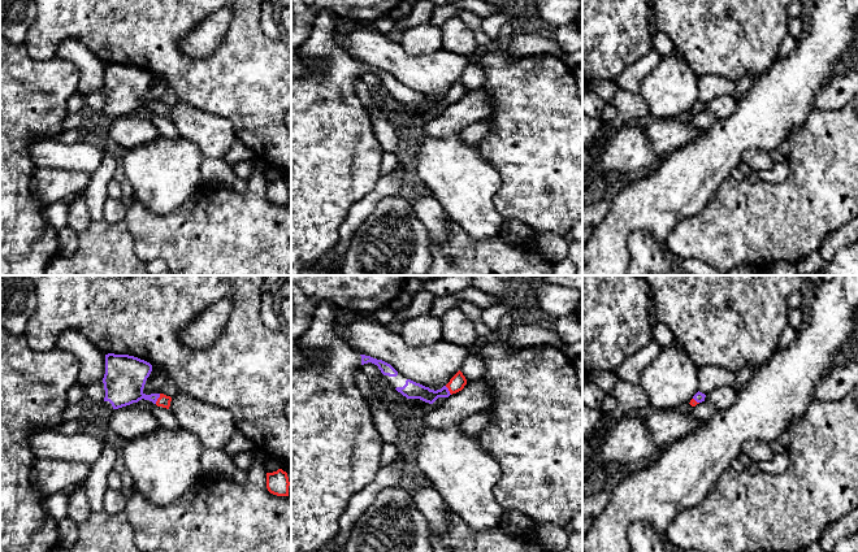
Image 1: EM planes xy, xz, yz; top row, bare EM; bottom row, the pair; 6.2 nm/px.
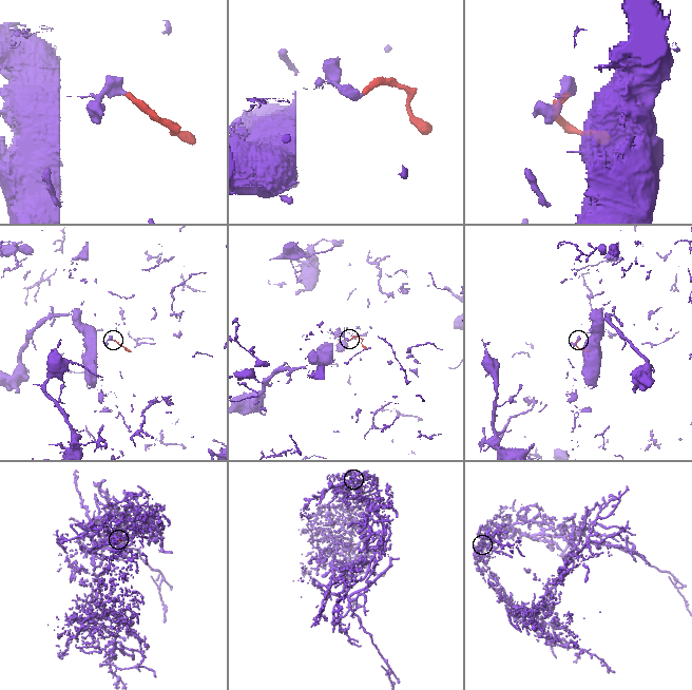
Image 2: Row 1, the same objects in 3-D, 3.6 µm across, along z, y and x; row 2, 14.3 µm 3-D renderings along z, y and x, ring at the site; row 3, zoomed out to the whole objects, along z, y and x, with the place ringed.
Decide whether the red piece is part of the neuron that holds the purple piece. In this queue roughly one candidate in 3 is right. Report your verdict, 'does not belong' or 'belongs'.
belongs

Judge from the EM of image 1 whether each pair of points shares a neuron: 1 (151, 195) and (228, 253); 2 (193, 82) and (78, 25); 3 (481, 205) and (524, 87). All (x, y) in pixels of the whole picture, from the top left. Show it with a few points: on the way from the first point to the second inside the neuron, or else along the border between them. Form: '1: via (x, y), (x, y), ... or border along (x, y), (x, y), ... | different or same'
1: border along (196, 192), (168, 213), (154, 213), (142, 204) | different
2: via (164, 57), (131, 25), (107, 25) | same
3: border along (477, 144), (499, 175), (494, 198) | different

